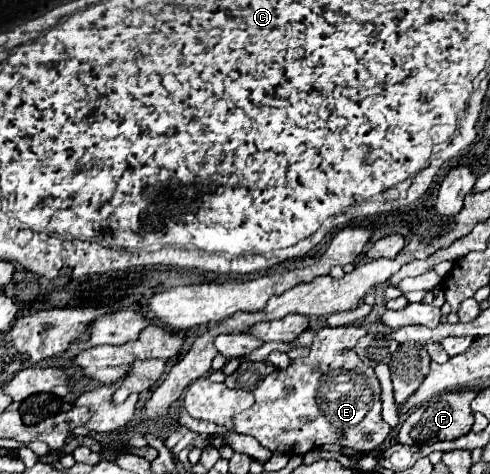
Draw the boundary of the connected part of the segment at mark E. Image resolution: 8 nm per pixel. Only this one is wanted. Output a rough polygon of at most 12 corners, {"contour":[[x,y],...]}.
{"contour":[[362,326],[318,330],[310,354],[254,388],[234,432],[270,452],[376,450],[380,384]]}

